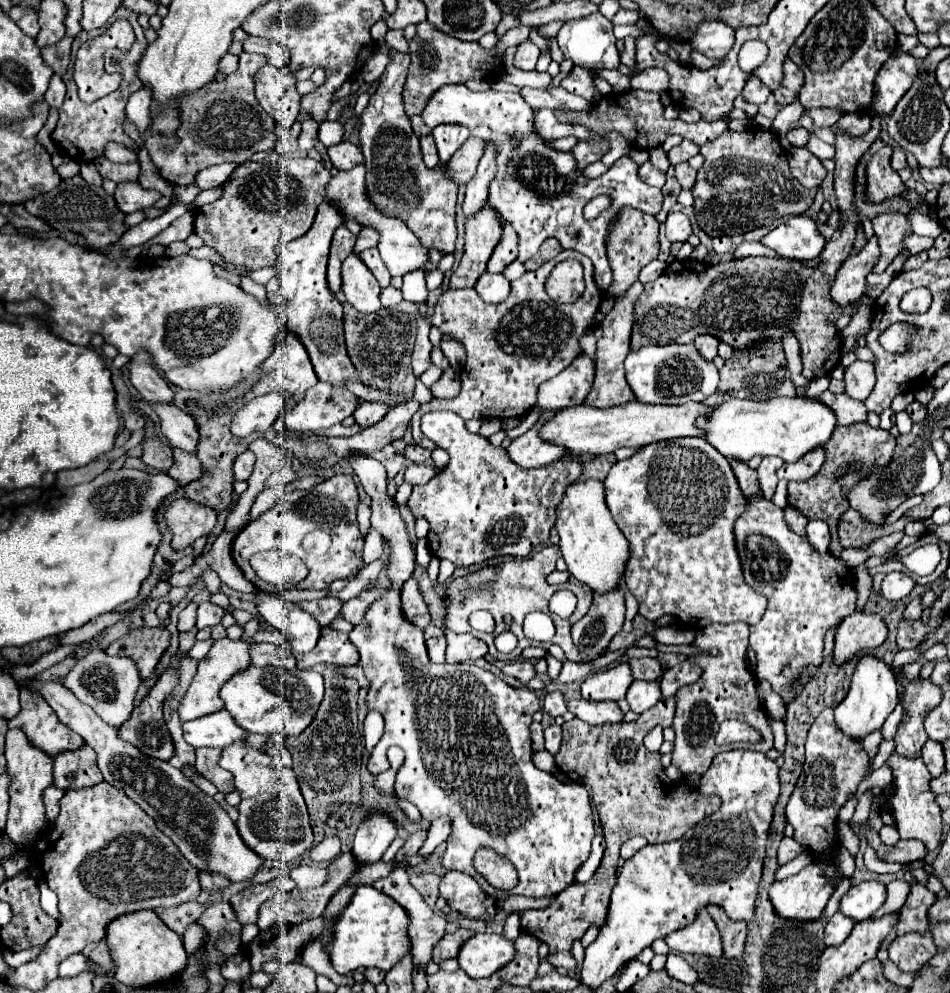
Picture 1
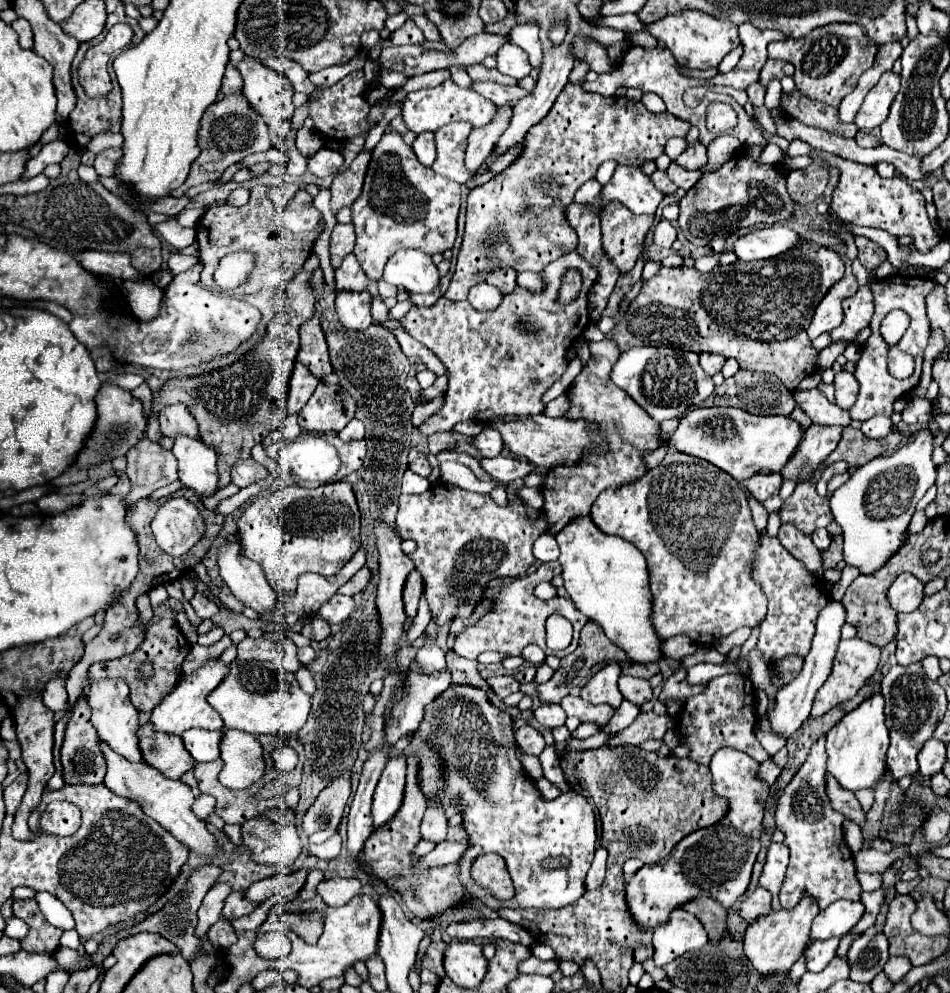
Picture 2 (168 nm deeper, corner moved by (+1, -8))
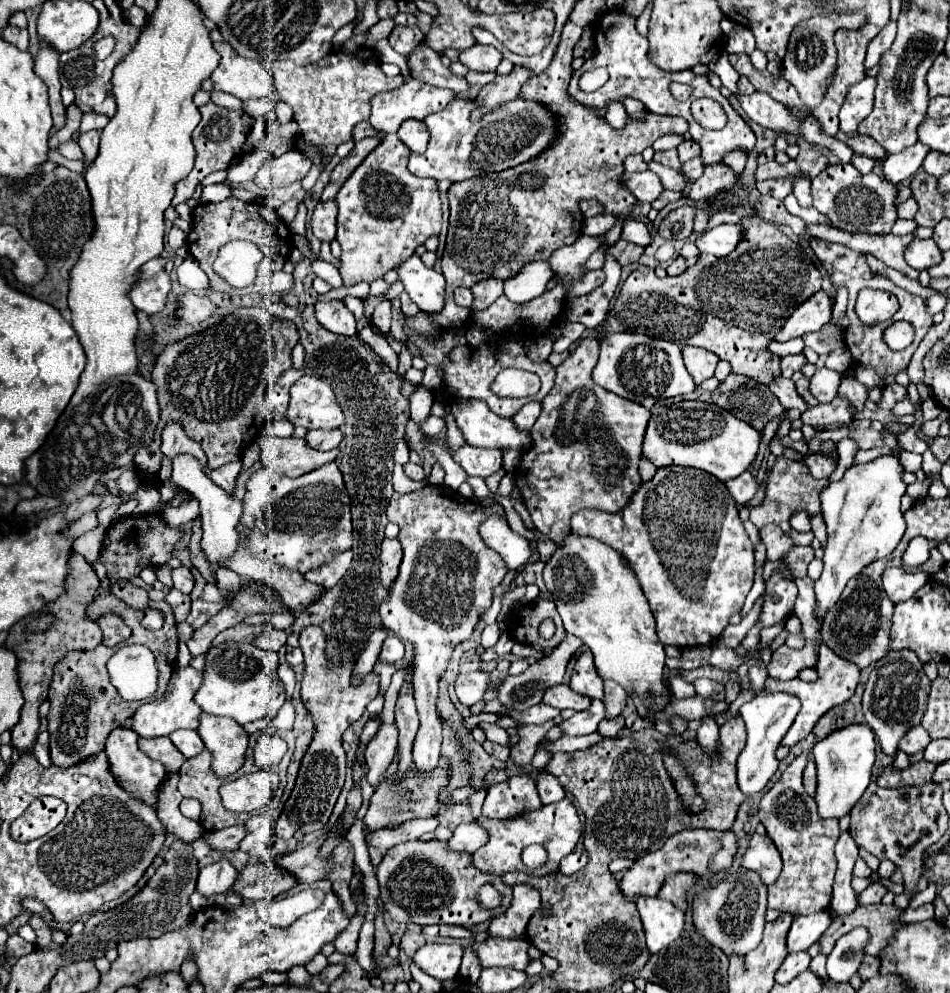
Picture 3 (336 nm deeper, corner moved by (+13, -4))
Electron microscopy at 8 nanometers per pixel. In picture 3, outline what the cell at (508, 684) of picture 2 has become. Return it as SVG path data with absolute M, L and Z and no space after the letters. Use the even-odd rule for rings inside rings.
M467 672L467 674L459 674L455 680L455 692L461 704L465 706L473 706L475 702L479 702L483 698L483 694L487 692L489 686L489 674L487 672Z

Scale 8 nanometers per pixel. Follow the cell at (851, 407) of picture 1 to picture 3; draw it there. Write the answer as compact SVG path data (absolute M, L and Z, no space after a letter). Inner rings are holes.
M775 376L775 378L769 382L769 390L777 396L777 400L781 402L781 406L783 406L785 410L797 408L797 410L803 412L803 408L807 408L807 404L803 402L803 398L795 392L793 380L789 380L789 378Z

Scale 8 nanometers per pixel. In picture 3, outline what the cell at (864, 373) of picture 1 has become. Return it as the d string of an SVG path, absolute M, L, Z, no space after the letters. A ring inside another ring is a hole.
M821 368L809 378L809 390L819 402L831 402L837 396L837 388L841 384L841 374Z

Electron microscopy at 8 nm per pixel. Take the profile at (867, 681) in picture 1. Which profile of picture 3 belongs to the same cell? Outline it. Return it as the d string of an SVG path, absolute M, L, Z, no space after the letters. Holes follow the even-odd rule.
M867 726L843 728L843 732L833 732L827 738L819 740L813 748L817 764L817 790L815 802L821 818L843 818L851 812L857 800L863 796L865 788L871 782L873 762L875 762L875 740L873 732Z

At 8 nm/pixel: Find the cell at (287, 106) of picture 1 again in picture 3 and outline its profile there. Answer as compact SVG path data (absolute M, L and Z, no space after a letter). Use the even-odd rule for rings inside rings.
M225 40L213 46L221 54L221 62L211 74L213 90L233 94L239 100L269 96L273 90L273 76L257 60L239 56Z

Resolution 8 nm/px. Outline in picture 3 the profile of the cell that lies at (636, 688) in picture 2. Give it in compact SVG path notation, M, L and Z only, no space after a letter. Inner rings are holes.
M605 680L603 704L605 704L605 718L607 720L613 720L621 714L621 710L625 708L625 700L627 700L627 692L623 692L623 688L619 688L613 680Z

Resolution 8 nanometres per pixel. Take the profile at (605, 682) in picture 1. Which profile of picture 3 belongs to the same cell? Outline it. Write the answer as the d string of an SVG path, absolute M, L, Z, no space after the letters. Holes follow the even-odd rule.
M583 650L575 662L573 674L571 674L571 684L569 684L575 692L585 694L589 698L603 698L603 680L595 670L593 664L593 656L589 650Z

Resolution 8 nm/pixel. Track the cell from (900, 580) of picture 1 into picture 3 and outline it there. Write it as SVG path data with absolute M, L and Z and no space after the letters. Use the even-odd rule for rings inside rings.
M887 568L883 572L883 588L891 598L891 602L911 598L927 582L929 582L929 574L923 570L907 572L905 568Z

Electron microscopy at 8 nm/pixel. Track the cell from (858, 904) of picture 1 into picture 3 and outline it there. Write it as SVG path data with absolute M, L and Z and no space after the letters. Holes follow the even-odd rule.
M827 912L797 916L787 934L787 950L789 952L809 950L829 928L829 924L831 924L831 916Z

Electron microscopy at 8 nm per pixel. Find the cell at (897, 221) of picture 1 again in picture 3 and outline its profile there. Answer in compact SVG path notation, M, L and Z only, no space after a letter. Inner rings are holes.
M825 324L819 332L811 332L803 336L805 346L813 348L817 354L829 354L835 348L843 346L843 330L839 330L835 324Z

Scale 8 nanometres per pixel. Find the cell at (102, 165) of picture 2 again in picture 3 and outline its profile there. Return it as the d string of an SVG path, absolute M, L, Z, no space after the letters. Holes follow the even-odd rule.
M89 130L79 136L79 146L85 152L85 162L95 160L95 156L99 152L99 138L101 138L101 130Z

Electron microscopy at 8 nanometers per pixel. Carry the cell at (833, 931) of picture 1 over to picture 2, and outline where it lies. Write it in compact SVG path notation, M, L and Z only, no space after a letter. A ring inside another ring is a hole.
M829 938L829 940L815 940L807 948L807 970L811 972L821 972L837 954L839 938Z

